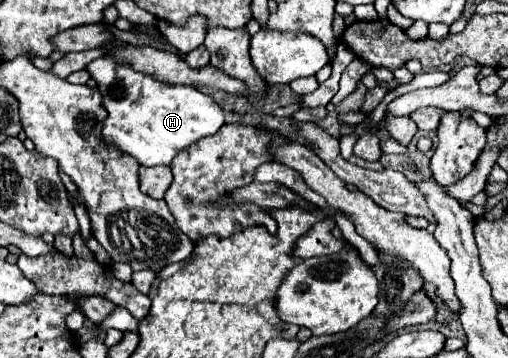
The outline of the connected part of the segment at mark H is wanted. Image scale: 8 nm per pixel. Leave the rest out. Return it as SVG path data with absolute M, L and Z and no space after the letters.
M108 56L92 60L86 70L96 80L108 112L102 128L104 142L136 158L140 166L170 166L176 154L224 126L224 110L194 86L164 84L148 74L132 72L128 64L118 64Z

